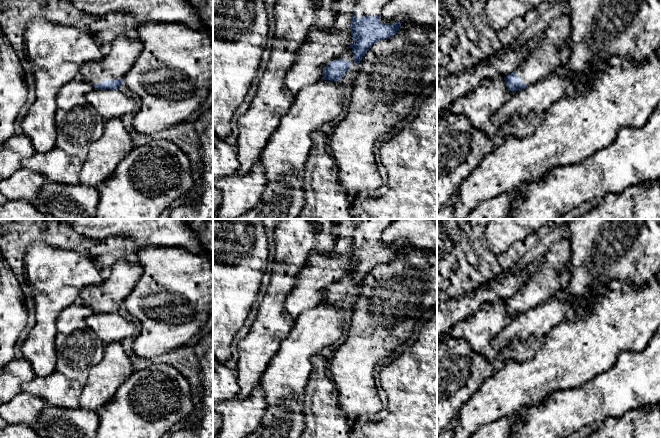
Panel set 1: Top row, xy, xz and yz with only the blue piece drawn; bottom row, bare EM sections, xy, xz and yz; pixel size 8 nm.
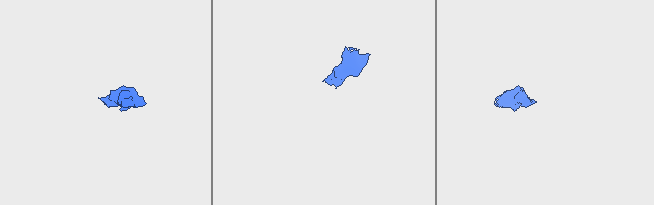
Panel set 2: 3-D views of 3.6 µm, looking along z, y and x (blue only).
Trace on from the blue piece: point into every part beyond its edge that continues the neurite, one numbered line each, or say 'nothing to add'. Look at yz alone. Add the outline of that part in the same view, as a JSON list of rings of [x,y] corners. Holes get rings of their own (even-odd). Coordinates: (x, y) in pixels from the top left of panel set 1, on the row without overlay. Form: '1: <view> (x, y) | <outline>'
1: yz (551, 276) | [[[565,236],[552,244],[539,258],[536,271],[515,293],[516,300],[528,310],[553,298],[568,284],[570,257],[570,241]]]

